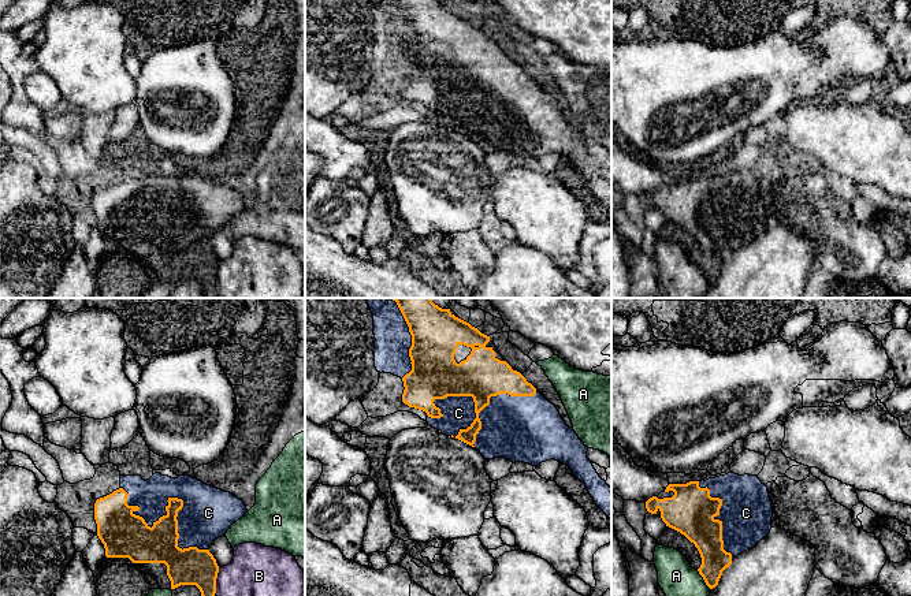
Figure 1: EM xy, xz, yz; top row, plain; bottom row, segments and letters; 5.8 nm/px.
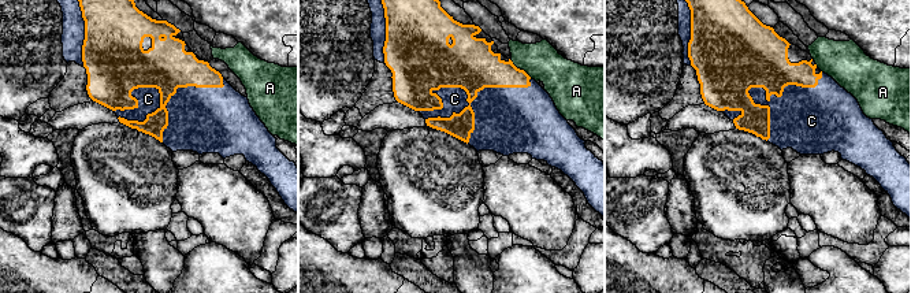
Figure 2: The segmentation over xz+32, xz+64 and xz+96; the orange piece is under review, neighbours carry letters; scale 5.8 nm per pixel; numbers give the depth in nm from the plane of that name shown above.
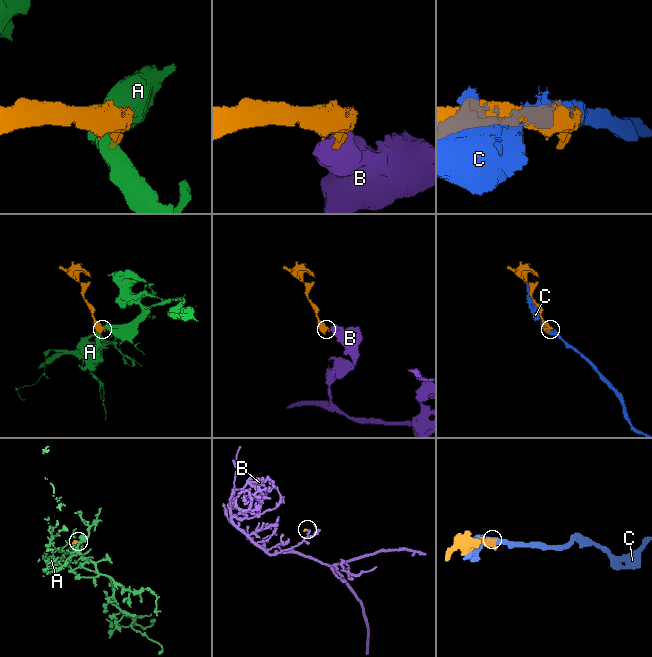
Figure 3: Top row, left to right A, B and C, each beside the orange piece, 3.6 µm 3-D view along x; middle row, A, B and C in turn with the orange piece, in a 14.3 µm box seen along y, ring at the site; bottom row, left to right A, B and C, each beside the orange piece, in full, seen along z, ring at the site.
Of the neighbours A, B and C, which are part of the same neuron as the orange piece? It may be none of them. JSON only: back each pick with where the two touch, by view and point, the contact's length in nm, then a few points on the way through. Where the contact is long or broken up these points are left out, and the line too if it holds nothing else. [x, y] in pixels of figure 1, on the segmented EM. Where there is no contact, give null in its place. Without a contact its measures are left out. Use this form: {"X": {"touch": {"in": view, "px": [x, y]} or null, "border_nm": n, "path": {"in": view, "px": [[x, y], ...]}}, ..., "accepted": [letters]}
{"C": {"touch": {"in": "xz", "px": [475, 403]}, "border_nm": 650}, "accepted": ["C"]}

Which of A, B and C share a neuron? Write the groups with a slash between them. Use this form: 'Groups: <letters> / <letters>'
Groups: A / B / C

